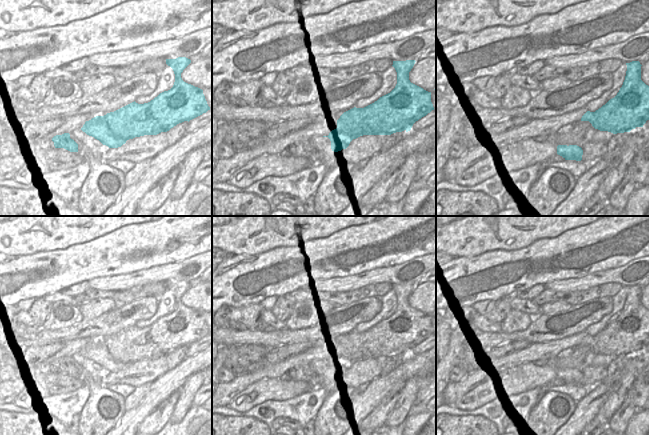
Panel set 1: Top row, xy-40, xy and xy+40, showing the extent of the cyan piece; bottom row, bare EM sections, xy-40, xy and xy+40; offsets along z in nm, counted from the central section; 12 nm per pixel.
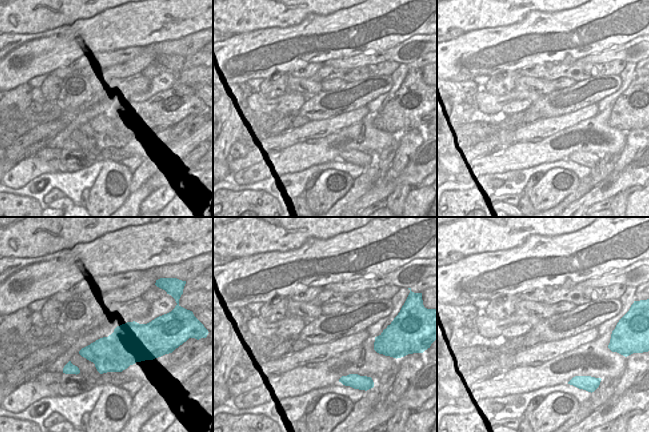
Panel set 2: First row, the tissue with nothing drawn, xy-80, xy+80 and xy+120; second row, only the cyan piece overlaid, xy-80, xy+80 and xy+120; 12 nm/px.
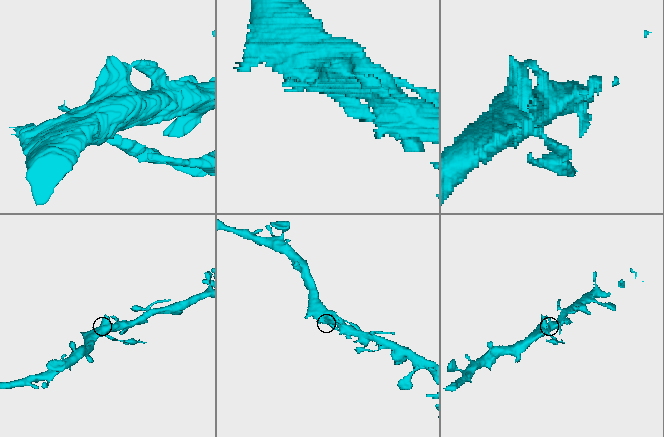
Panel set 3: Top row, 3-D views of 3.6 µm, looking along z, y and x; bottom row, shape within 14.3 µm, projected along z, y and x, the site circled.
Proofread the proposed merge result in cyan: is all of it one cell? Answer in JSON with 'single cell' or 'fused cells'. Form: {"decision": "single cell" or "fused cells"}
{"decision": "fused cells"}

